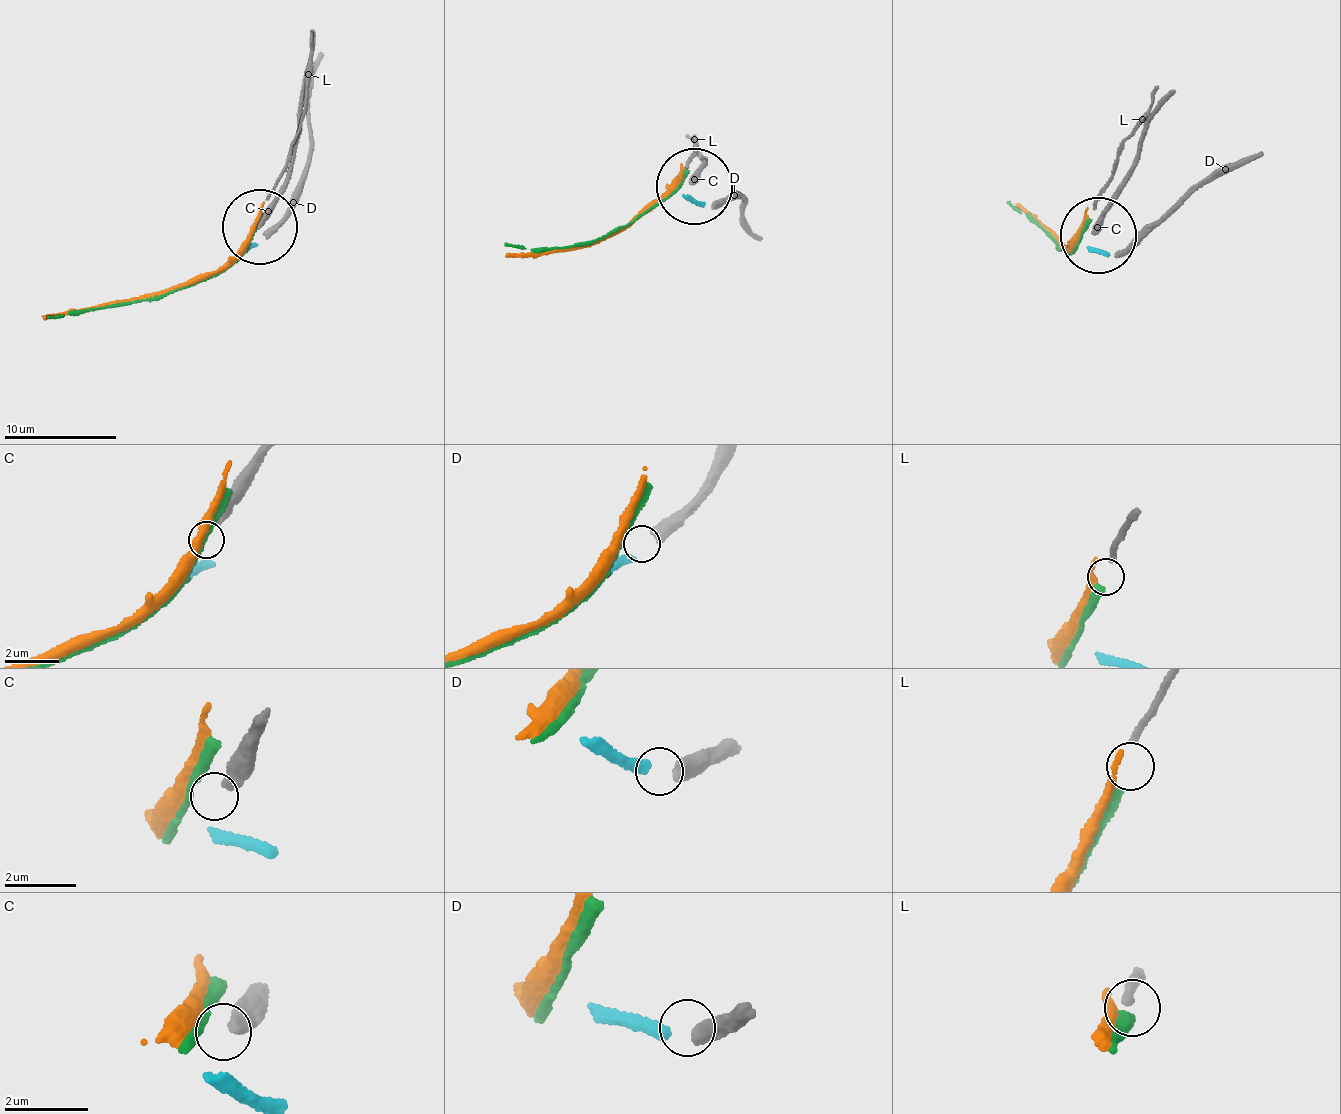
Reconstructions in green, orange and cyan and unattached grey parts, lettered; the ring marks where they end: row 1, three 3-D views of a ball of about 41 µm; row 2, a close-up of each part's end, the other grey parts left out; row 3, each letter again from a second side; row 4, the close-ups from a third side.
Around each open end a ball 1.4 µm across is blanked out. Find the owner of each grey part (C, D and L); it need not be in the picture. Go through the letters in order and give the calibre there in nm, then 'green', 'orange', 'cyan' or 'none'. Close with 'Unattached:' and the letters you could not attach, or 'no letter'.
C: 340 nm | none
D: 480 nm | cyan
L: 180 nm | green
Unattached: C

